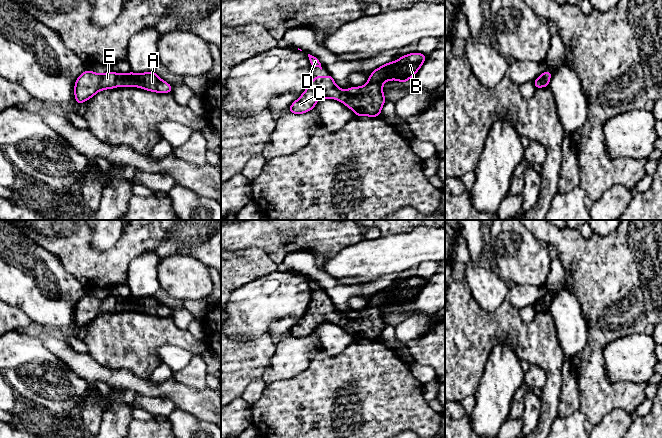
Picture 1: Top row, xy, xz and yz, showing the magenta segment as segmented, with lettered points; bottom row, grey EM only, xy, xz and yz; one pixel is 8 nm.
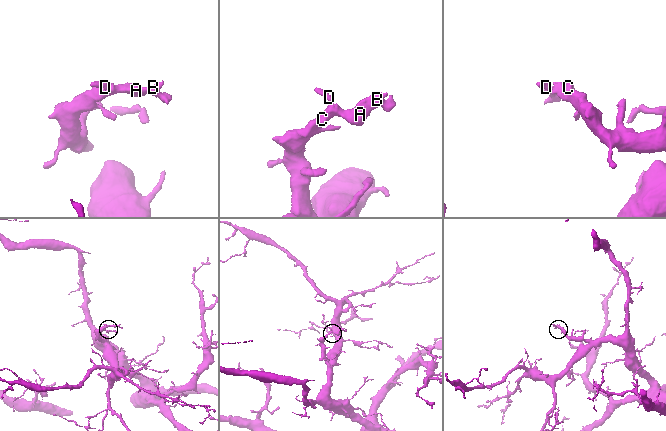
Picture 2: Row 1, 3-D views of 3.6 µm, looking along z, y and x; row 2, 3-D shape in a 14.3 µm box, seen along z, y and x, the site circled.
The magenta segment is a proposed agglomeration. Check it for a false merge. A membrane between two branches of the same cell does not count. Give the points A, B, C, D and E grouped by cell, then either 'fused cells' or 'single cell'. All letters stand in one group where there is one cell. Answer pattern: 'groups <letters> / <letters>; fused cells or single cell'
groups A B C D E; single cell

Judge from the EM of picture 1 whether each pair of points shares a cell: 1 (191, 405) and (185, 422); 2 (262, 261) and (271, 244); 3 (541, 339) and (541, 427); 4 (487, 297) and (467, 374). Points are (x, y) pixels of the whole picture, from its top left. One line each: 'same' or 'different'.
1: different
2: different
3: same
4: different

